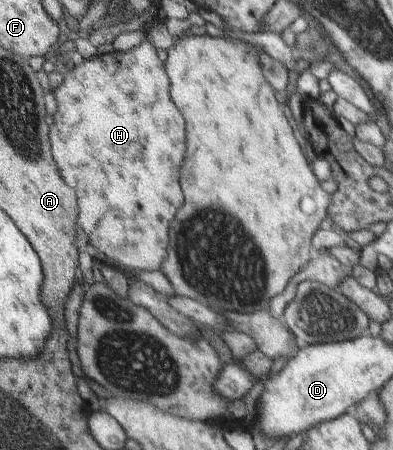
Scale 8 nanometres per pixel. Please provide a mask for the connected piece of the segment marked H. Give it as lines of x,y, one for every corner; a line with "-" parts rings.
145,39
131,51
102,52
89,59
84,59
78,66
70,67
63,74
63,81
56,86
53,96
56,100
56,111
52,115
52,124
49,130
50,150
61,178
70,186
74,186
78,197
78,226
86,234
88,242
107,256
116,260
119,265
127,266
131,270
160,270
168,254
168,230
177,214
176,210
181,208
182,196
178,188
178,168
184,158
184,120
182,114
176,110
176,106
168,98
168,76
162,68
160,60
156,58
155,48
152,48
150,40

